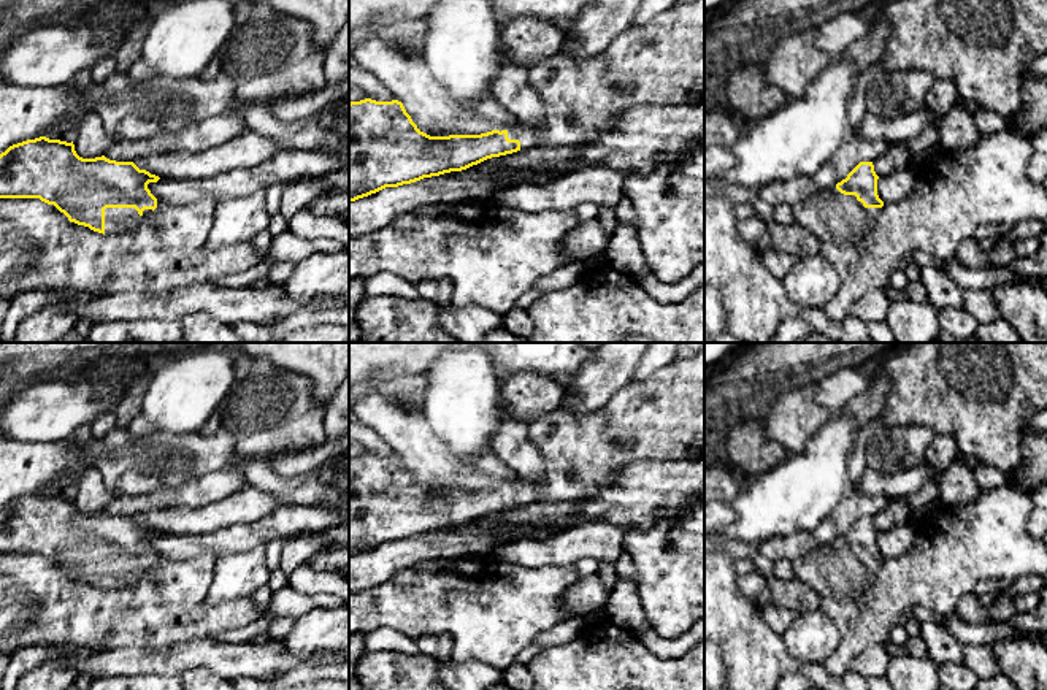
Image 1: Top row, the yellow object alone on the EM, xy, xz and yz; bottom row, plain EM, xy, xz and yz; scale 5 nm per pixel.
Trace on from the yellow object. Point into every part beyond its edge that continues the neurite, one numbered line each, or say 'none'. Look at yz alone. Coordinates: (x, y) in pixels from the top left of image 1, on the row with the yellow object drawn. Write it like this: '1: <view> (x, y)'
1: yz (832, 216)

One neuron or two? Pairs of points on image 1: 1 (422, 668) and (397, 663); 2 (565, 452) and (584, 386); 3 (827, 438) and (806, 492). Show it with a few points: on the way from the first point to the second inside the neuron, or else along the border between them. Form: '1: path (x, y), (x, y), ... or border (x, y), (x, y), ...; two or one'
1: path (416, 668), (403, 668); one
2: border (609, 397), (582, 416), (562, 408); two
3: path (827, 451), (819, 475), (814, 479); one

